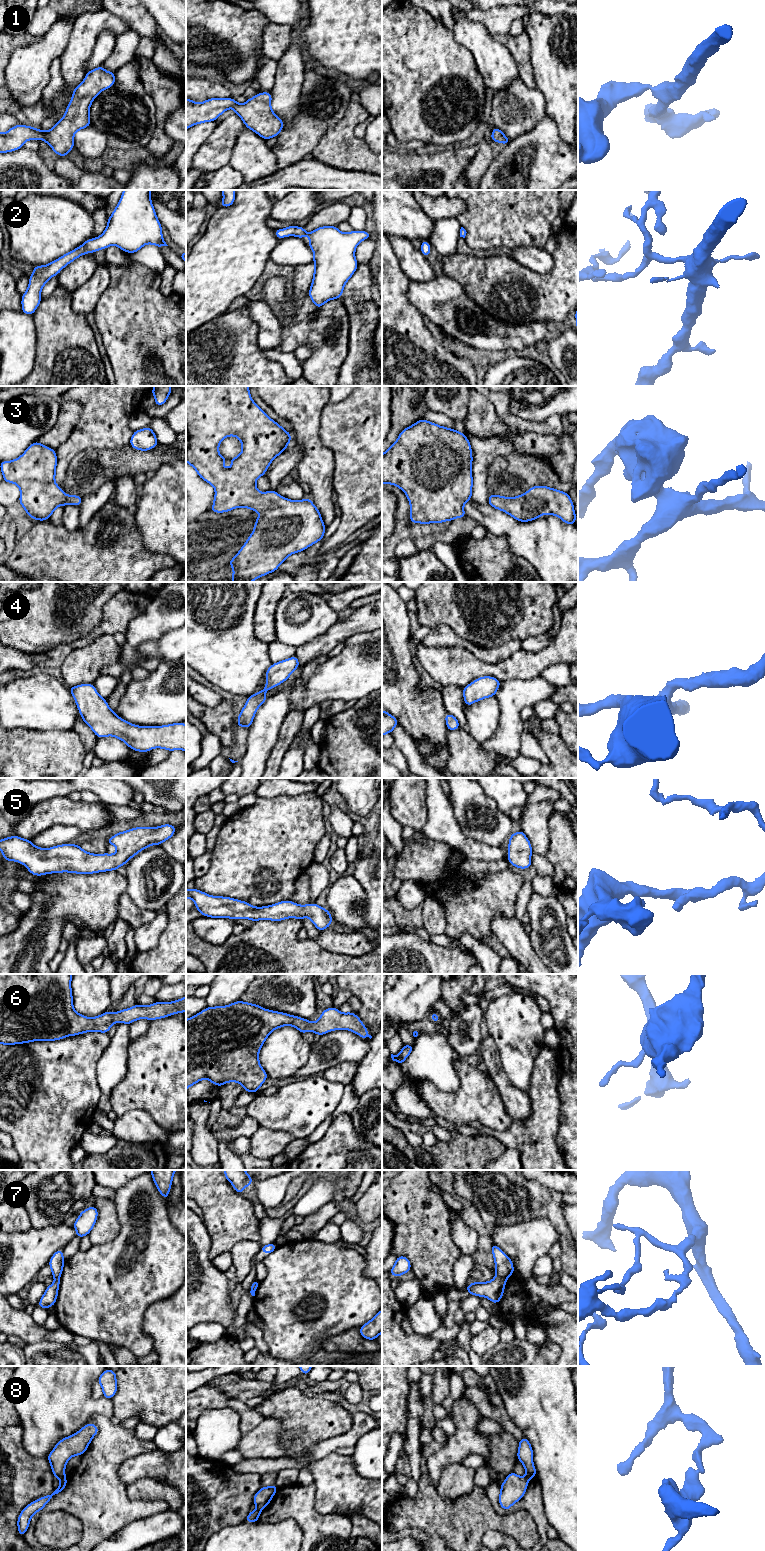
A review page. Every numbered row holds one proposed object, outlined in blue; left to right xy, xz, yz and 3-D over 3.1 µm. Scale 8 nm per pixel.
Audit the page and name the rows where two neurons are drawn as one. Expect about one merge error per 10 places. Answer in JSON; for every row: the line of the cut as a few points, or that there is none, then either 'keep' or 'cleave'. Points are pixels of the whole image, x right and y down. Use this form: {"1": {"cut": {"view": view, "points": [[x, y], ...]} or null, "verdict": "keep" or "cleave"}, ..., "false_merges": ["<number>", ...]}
{"1": {"cut": null, "verdict": "keep"}, "2": {"cut": null, "verdict": "keep"}, "3": {"cut": null, "verdict": "keep"}, "4": {"cut": null, "verdict": "keep"}, "5": {"cut": null, "verdict": "keep"}, "6": {"cut": null, "verdict": "keep"}, "7": {"cut": {"view": "yz", "points": [[497, 1275], [505, 1280]]}, "verdict": "cleave"}, "8": {"cut": {"view": "xy", "points": [[65, 1477], [60, 1480]]}, "verdict": "cleave"}, "false_merges": ["7", "8"]}

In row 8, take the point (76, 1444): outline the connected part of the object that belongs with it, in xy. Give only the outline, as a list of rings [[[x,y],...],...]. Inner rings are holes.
[[[88,1423],[75,1434],[61,1439],[55,1445],[48,1454],[48,1461],[54,1477],[59,1480],[66,1478],[65,1467],[68,1460],[73,1456],[83,1455],[98,1431],[95,1424]]]

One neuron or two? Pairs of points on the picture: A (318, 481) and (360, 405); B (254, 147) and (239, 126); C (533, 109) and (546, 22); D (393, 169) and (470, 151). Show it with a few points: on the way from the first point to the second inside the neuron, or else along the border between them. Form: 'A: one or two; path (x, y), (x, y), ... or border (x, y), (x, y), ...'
A: two; border (319, 434), (320, 441), (333, 454), (332, 476)
B: two; border (247, 128), (238, 135), (231, 151)
C: two; border (535, 87), (543, 96), (545, 111)
D: one; path (412, 169), (444, 168), (451, 162)

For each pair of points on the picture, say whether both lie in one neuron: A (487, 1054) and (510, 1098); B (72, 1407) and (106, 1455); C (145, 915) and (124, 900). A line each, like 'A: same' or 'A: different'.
A: same
B: different
C: same

